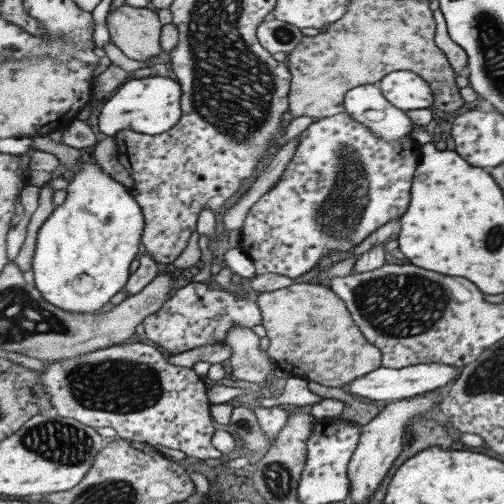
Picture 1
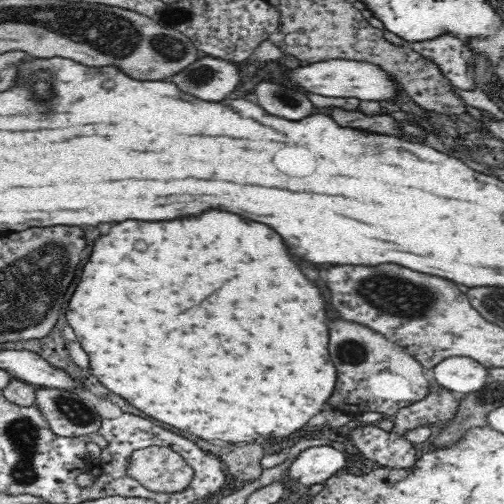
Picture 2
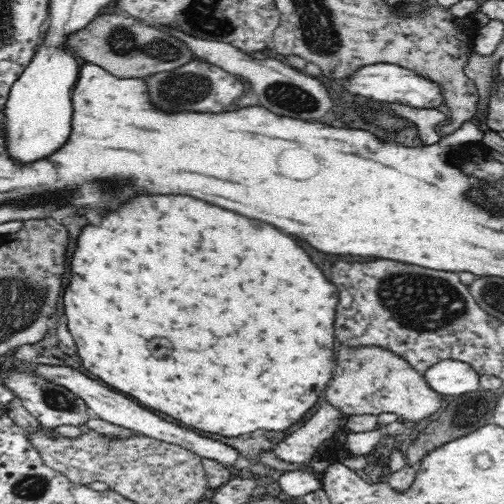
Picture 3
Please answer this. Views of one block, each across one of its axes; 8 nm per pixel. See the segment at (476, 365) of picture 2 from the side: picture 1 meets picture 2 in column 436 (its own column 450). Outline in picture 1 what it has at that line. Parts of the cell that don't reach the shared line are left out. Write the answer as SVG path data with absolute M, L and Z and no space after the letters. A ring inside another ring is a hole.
M419 364L419 366L409 366L409 368L401 368L401 370L391 370L391 368L379 368L375 374L369 374L365 378L359 378L355 382L351 382L345 392L363 398L363 400L405 400L405 398L415 398L419 394L427 394L433 390L439 390L441 386L449 384L451 380L459 378L459 370L449 366L449 364Z

